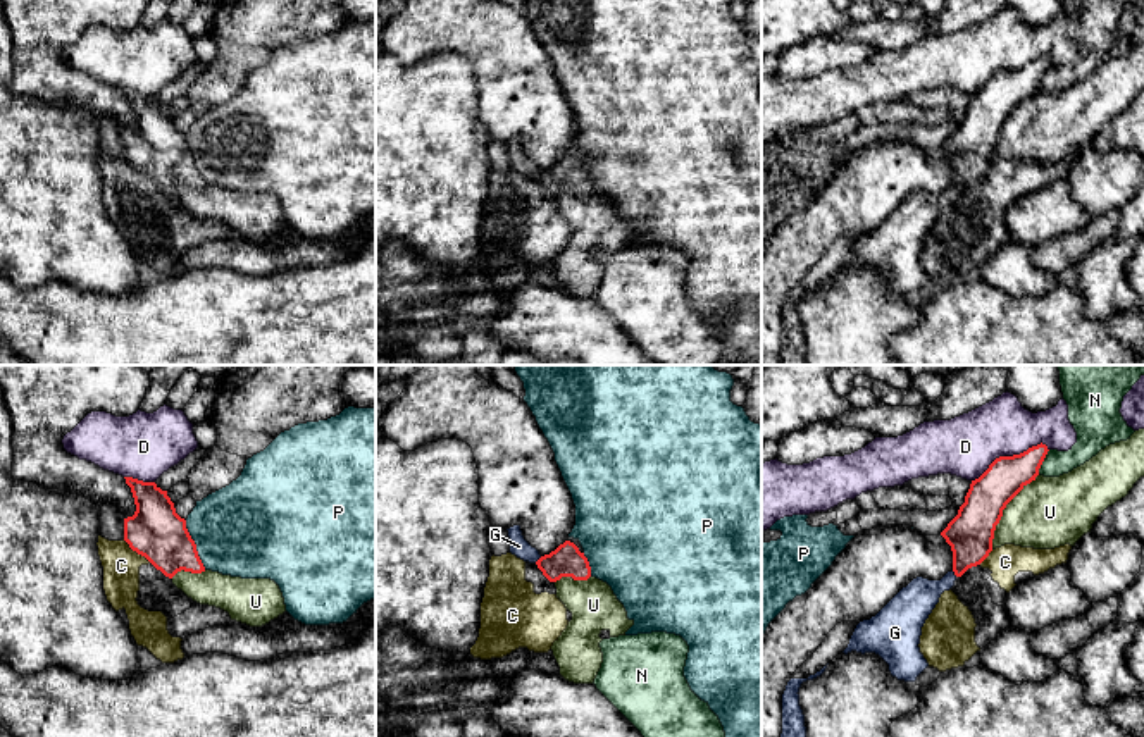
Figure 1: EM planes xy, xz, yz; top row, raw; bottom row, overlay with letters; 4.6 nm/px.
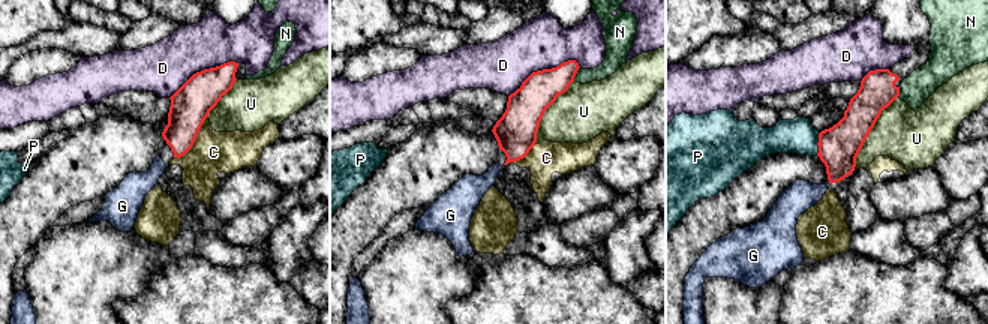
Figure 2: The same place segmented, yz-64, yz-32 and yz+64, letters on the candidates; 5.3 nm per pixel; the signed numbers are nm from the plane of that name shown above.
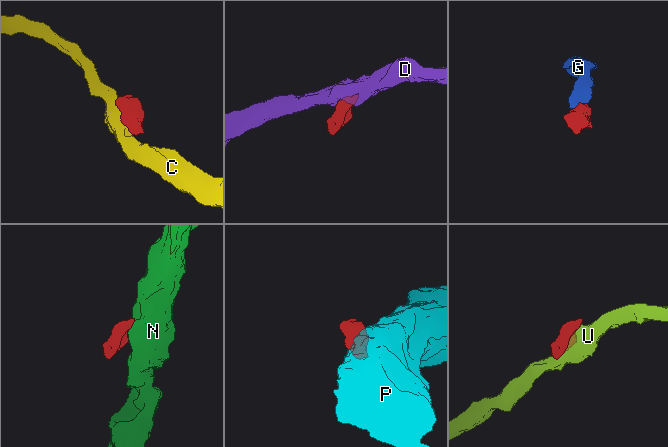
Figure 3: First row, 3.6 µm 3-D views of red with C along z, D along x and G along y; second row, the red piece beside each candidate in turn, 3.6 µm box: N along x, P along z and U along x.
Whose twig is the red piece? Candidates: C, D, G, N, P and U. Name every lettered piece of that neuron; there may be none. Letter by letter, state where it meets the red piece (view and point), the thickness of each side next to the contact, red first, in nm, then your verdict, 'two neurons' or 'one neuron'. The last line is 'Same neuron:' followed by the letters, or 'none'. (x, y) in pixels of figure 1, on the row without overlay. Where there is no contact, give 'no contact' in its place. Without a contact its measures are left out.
C: meets red in xy at (136, 166); 260 nm thick on the red side, 180 nm on the other; two neurons
D: meets red in yz at (1010, 71); 190 nm thick on the red side, 280 nm on the other; two neurons
G: meets red in xz at (540, 173); 150 nm thick on the red side, 90 nm on the other; one neuron
N: meets red in yz at (1043, 74); 190 nm thick on the red side, 140 nm on the other; two neurons
P: meets red in xy at (195, 159); 260 nm thick on the red side, 440 nm on the other; two neurons
U: meets red in yz at (1001, 126); 220 nm thick on the red side, 340 nm on the other; two neurons
Same neuron: G

